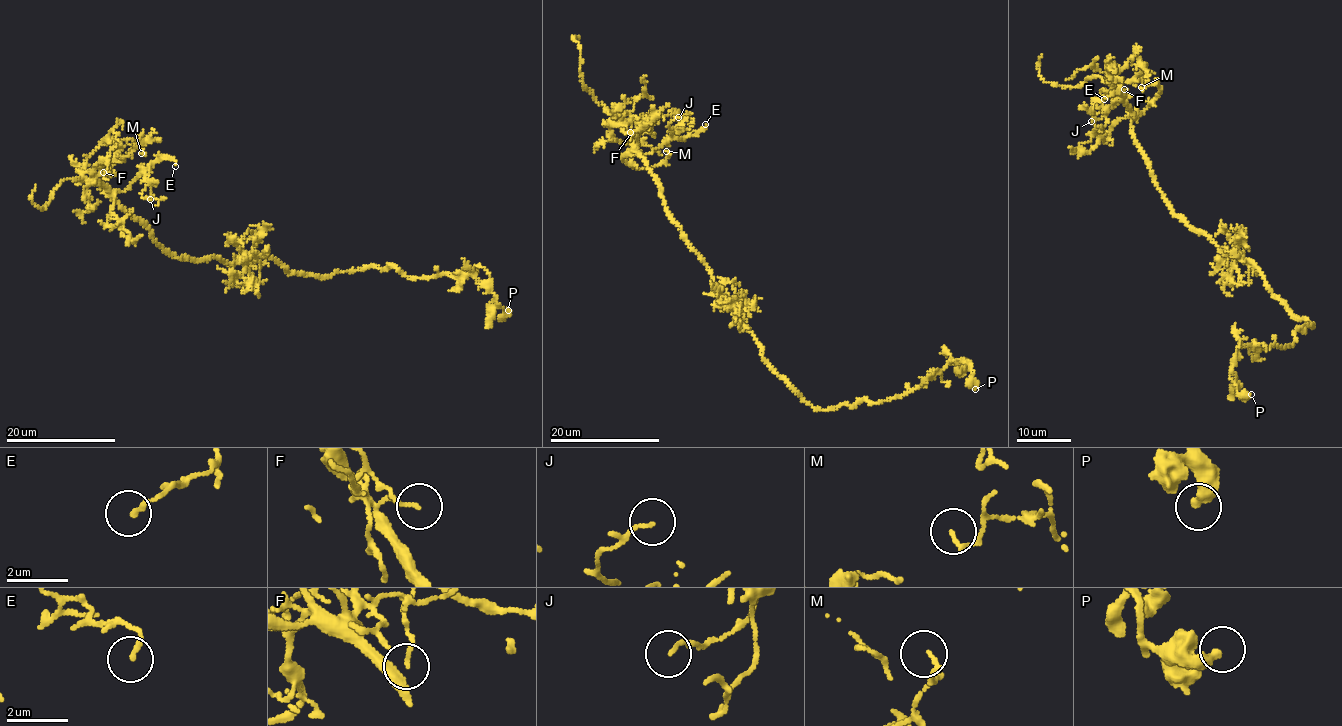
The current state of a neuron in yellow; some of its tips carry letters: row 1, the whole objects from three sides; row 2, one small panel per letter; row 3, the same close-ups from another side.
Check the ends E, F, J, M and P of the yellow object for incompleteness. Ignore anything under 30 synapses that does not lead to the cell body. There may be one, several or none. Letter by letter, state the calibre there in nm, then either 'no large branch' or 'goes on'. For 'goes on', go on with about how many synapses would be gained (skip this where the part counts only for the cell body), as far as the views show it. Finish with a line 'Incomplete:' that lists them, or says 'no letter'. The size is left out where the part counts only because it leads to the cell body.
E: 150 nm thick; no large branch
F: 110 nm thick; no large branch
J: 140 nm thick; no large branch
M: 160 nm thick; no large branch
P: 360 nm thick; no large branch
Incomplete: no letter

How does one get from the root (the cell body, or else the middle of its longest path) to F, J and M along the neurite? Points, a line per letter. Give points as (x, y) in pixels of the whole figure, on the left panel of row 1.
F: (245, 254), (231, 264), (214, 257), (195, 262), (178, 256), (98, 182), (96, 177), (103, 172)
J: (245, 254), (231, 264), (178, 256), (113, 194), (142, 173), (148, 184), (142, 197), (150, 199)
M: (245, 254), (231, 264), (214, 257), (185, 260), (104, 193), (102, 182), (113, 164), (134, 147), (141, 153)

